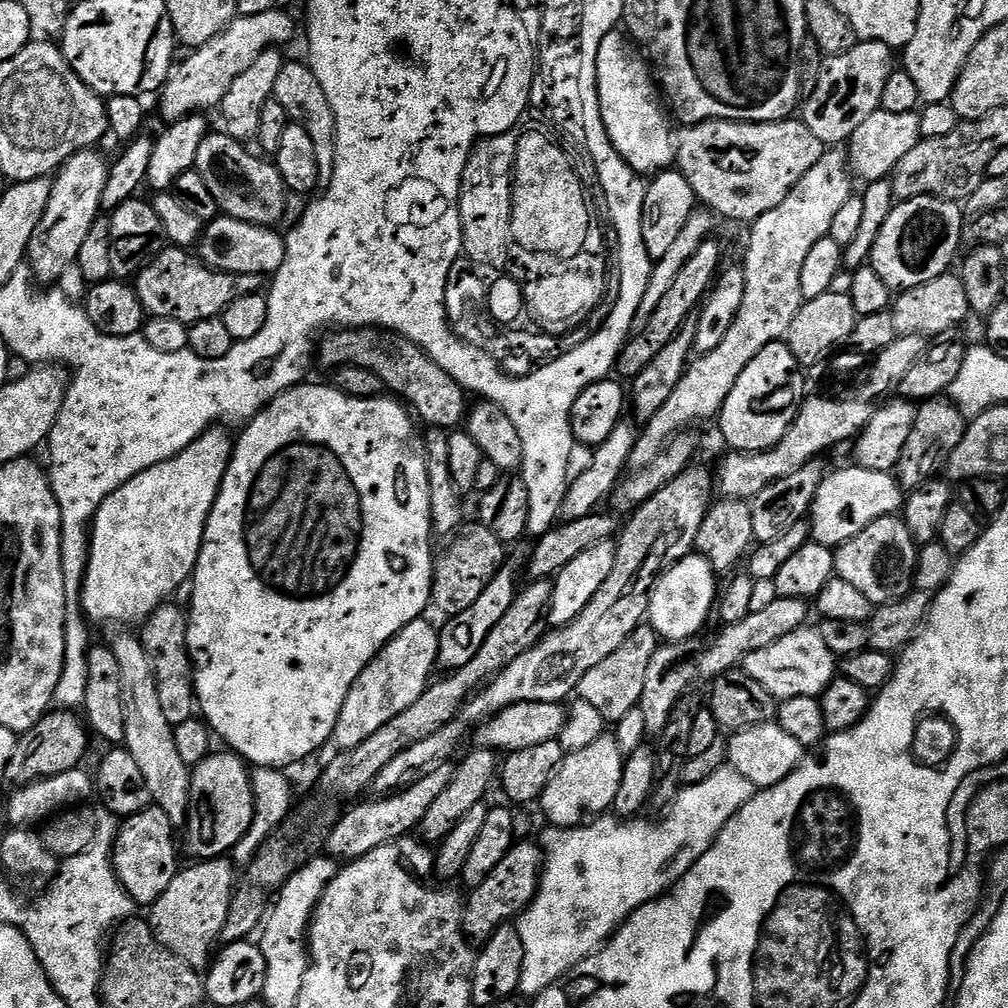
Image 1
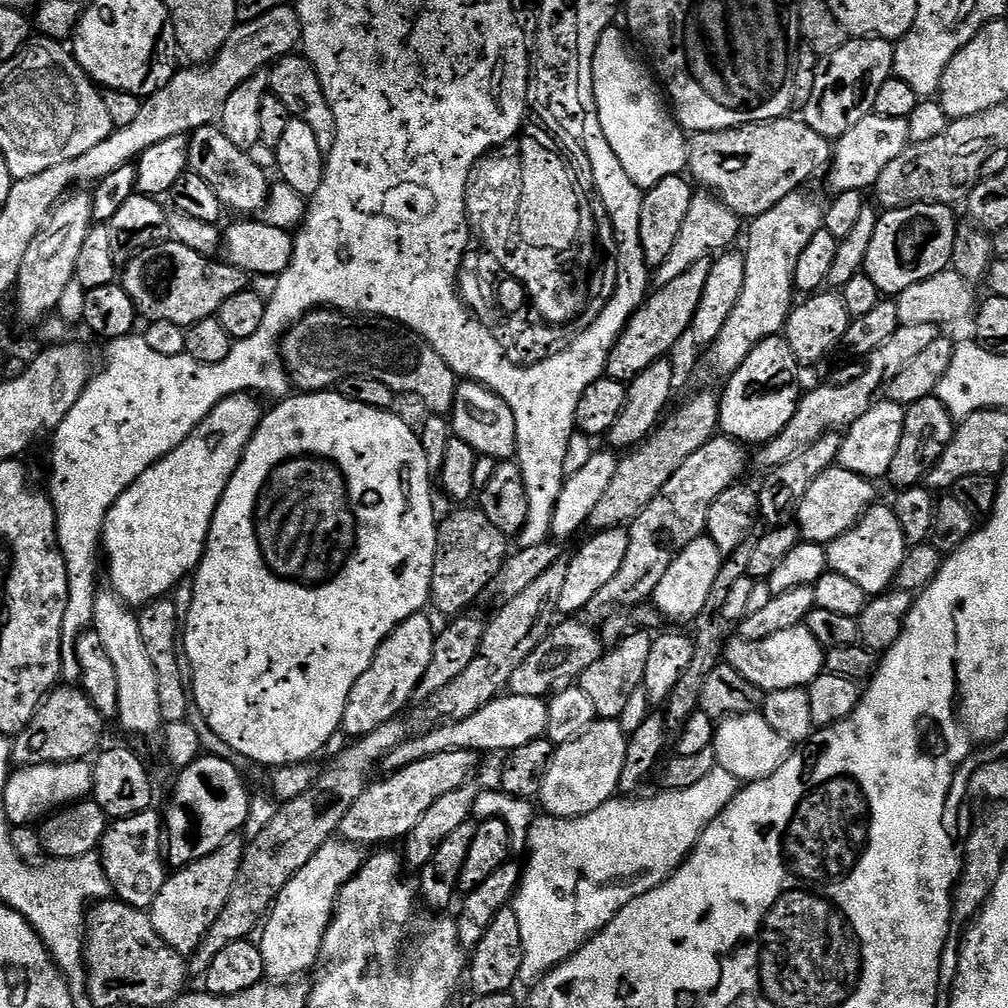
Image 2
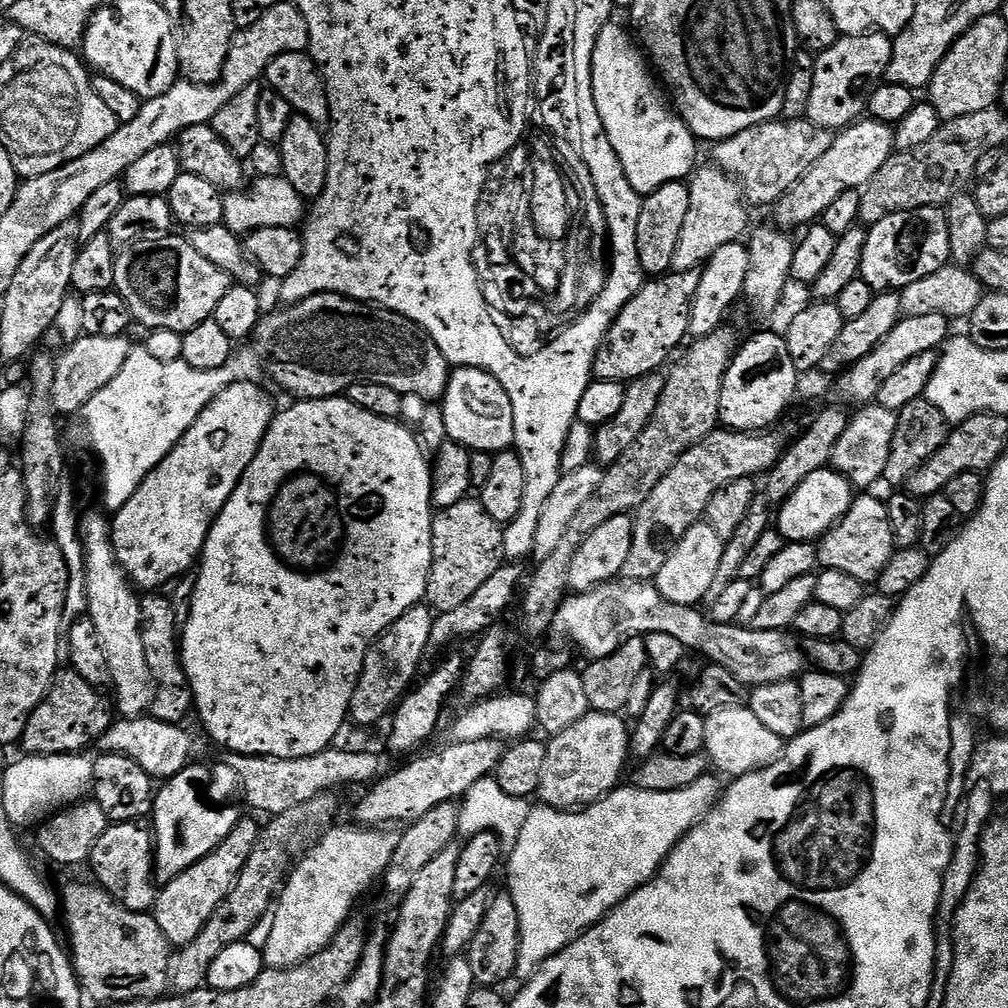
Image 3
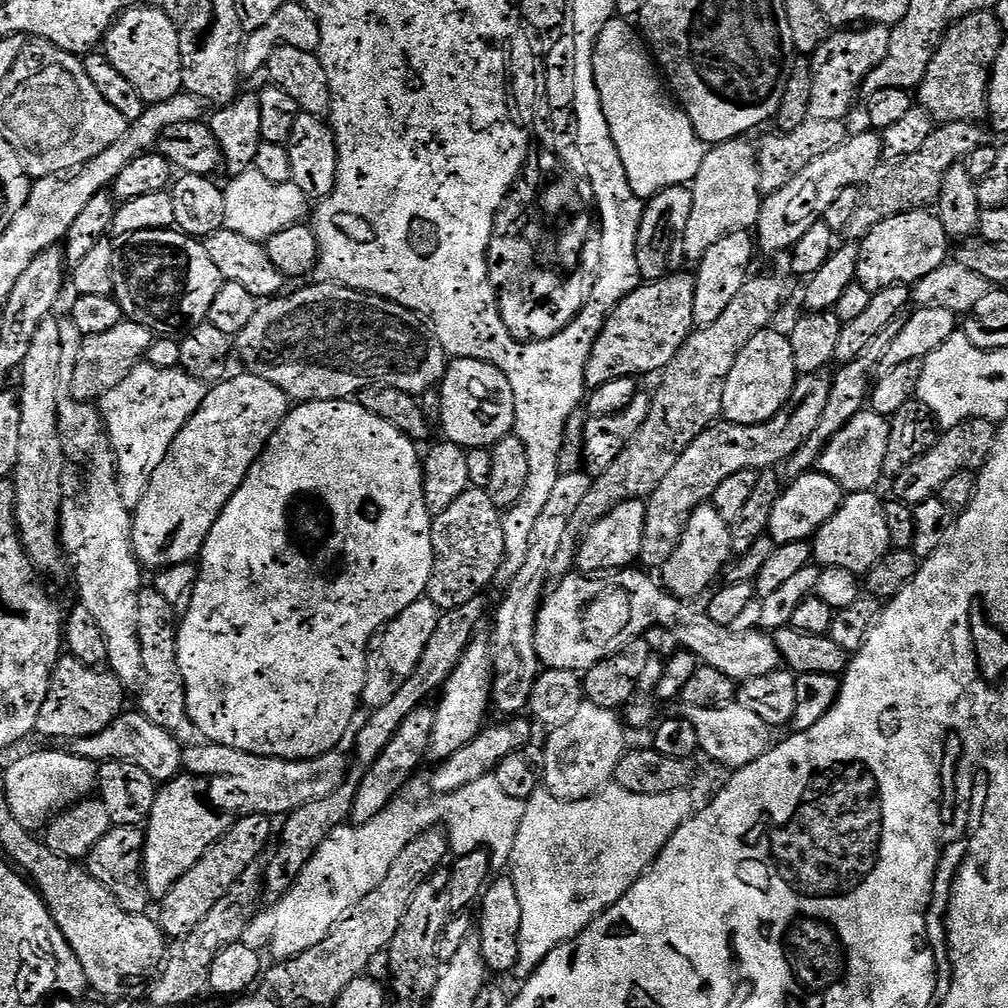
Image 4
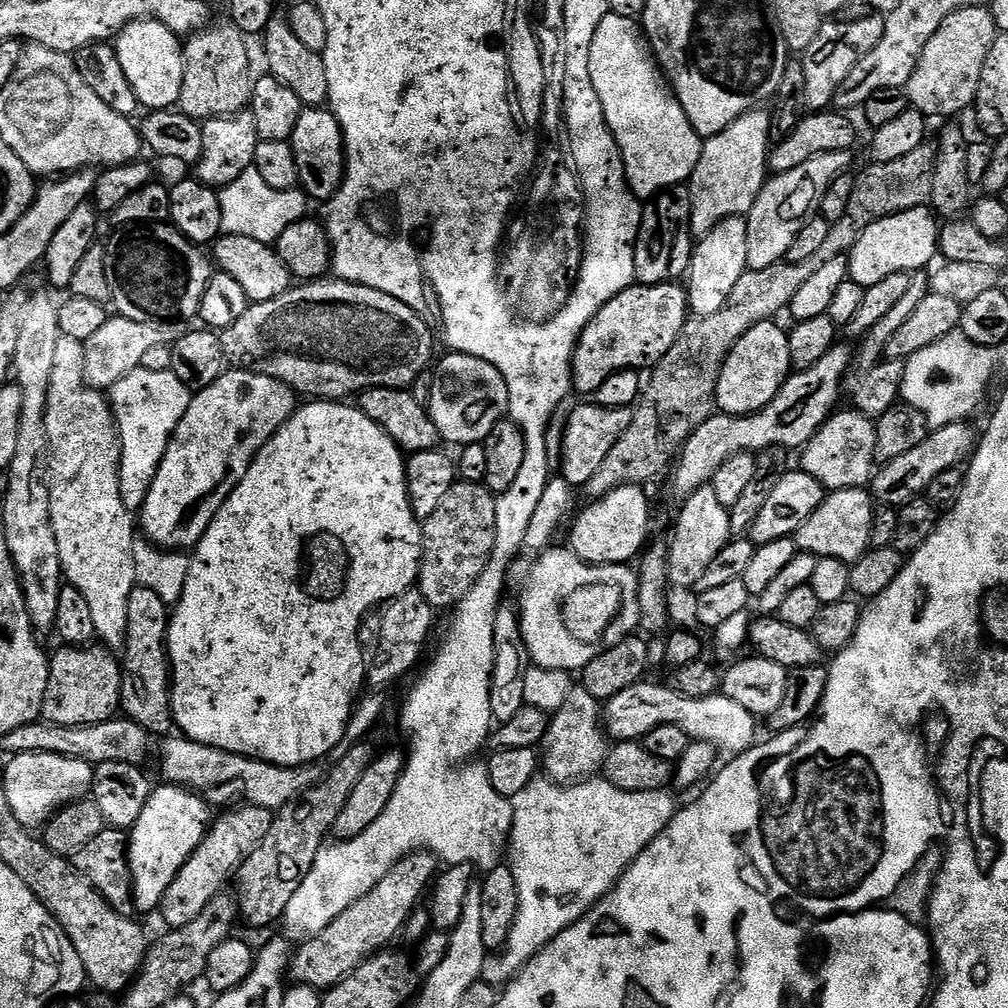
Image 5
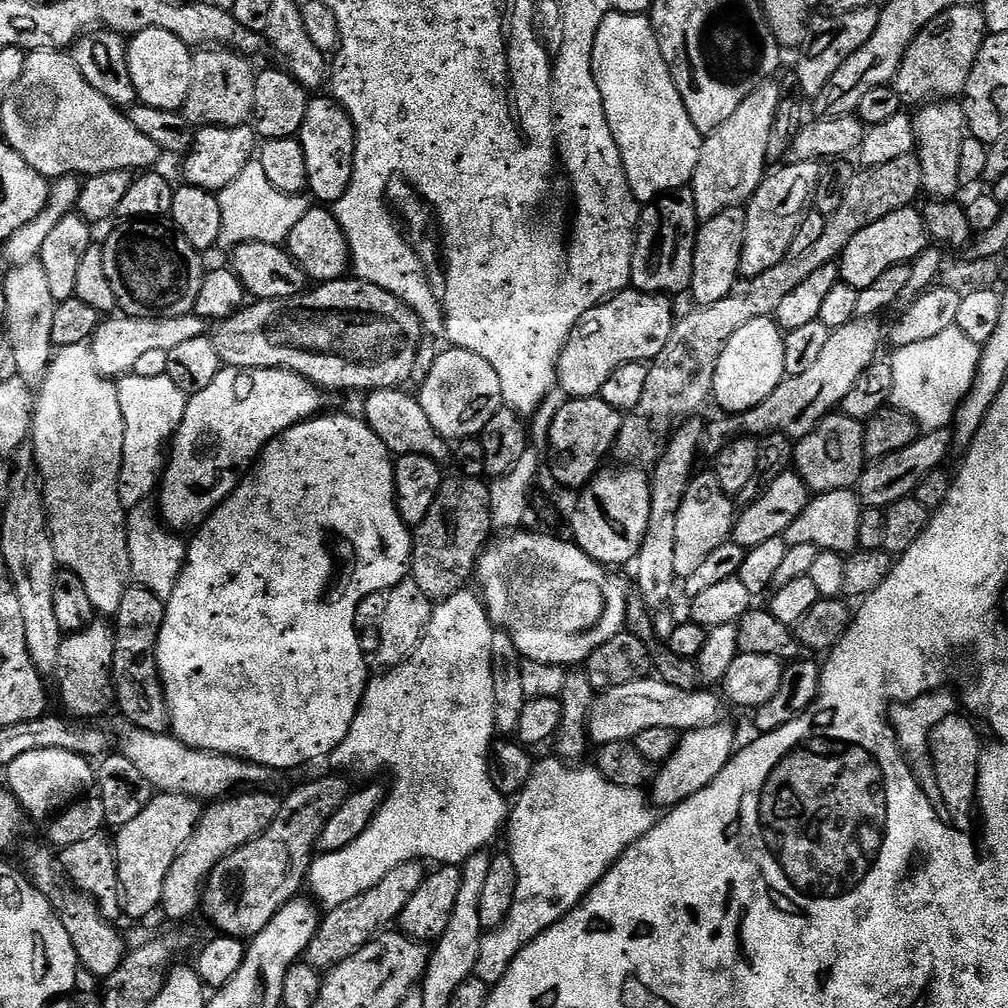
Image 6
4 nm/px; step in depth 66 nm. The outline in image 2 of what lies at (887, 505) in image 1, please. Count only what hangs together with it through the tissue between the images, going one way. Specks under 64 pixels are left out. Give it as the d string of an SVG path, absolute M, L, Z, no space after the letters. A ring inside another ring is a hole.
M839 466L818 474L818 478L810 482L810 490L806 490L806 498L802 498L796 511L795 523L798 525L799 535L807 543L827 546L834 538L846 534L846 530L853 528L877 499L872 488L875 488L873 481L858 474L850 474L850 470Z

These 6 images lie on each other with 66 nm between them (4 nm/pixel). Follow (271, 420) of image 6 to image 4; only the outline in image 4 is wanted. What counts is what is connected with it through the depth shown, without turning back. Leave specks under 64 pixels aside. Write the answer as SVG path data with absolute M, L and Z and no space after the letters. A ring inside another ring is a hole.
M229 375L205 391L204 401L186 422L186 426L182 426L166 458L162 458L162 466L154 470L147 488L144 489L138 506L132 512L132 550L141 569L173 568L195 561L199 557L206 538L226 502L230 502L238 486L242 486L250 466L254 466L268 439L287 418L290 401L286 393L278 390L274 382L266 382L266 378L243 375Z

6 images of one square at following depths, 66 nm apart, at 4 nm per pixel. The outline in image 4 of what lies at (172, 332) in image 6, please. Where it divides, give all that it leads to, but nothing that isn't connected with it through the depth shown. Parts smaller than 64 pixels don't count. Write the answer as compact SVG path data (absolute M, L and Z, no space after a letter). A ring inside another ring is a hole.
M127 318L114 326L114 330L106 330L106 334L83 337L84 345L76 356L76 369L72 372L71 399L76 402L92 402L103 397L105 392L114 390L114 386L118 386L118 382L130 375L132 369L147 357L153 339L153 329Z

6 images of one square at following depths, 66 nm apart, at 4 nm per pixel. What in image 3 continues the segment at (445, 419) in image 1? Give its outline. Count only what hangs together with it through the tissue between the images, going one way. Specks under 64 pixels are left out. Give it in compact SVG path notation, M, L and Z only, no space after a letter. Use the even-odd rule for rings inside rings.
M323 292L322 294L314 294L305 300L299 300L297 304L289 304L281 307L281 312L272 312L263 317L259 326L256 327L254 333L254 351L260 358L263 371L269 376L274 383L280 388L285 388L296 400L329 400L332 396L344 396L350 386L355 384L365 384L366 382L374 382L378 386L390 386L390 390L400 393L405 398L417 396L420 400L428 400L424 402L440 402L444 399L444 391L448 385L448 377L450 375L450 365L448 359L442 354L442 350L438 350L438 346L432 343L427 332L419 328L414 322L410 322L410 318L406 318L397 312L391 312L385 308L377 308L375 304L365 304L363 300L352 300L348 296L339 296L333 292Z

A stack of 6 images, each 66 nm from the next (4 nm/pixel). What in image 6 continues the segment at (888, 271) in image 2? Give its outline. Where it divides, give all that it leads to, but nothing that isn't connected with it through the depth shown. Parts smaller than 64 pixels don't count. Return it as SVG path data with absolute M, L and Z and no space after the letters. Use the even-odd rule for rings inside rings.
M909 206L894 210L886 214L886 218L878 218L878 222L866 226L866 230L858 230L858 234L850 238L838 261L840 280L858 290L870 286L881 274L886 274L890 266L911 265L929 244L930 237L919 207Z

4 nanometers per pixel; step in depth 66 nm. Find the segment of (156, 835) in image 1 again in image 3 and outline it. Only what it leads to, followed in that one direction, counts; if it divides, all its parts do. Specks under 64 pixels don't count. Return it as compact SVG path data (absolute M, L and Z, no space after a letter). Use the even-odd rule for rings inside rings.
M147 819L127 820L121 824L115 822L109 823L102 836L94 842L90 855L91 864L92 872L96 875L94 877L95 883L103 888L105 892L109 892L119 904L126 906L126 910L151 913L155 909L158 895L156 853L154 851L154 833L151 823Z

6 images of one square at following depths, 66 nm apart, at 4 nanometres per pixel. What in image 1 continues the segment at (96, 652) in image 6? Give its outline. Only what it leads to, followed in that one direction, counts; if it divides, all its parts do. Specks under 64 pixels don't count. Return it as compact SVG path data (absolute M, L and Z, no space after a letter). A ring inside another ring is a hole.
M49 711L30 731L17 739L14 754L10 754L10 762L6 762L6 770L2 774L5 786L8 790L25 788L27 784L54 778L58 774L66 774L66 770L81 767L88 752L88 736L90 732L85 721L75 711Z

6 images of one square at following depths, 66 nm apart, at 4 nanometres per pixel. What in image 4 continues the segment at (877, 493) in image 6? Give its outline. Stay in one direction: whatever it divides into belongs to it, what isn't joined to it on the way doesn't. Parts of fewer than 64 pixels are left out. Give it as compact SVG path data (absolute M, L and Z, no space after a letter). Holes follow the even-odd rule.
M966 420L958 426L947 429L932 448L916 456L914 462L910 462L895 473L897 476L892 484L891 495L909 506L924 503L935 497L942 484L954 474L979 469L992 448L993 435L994 424L991 420Z

